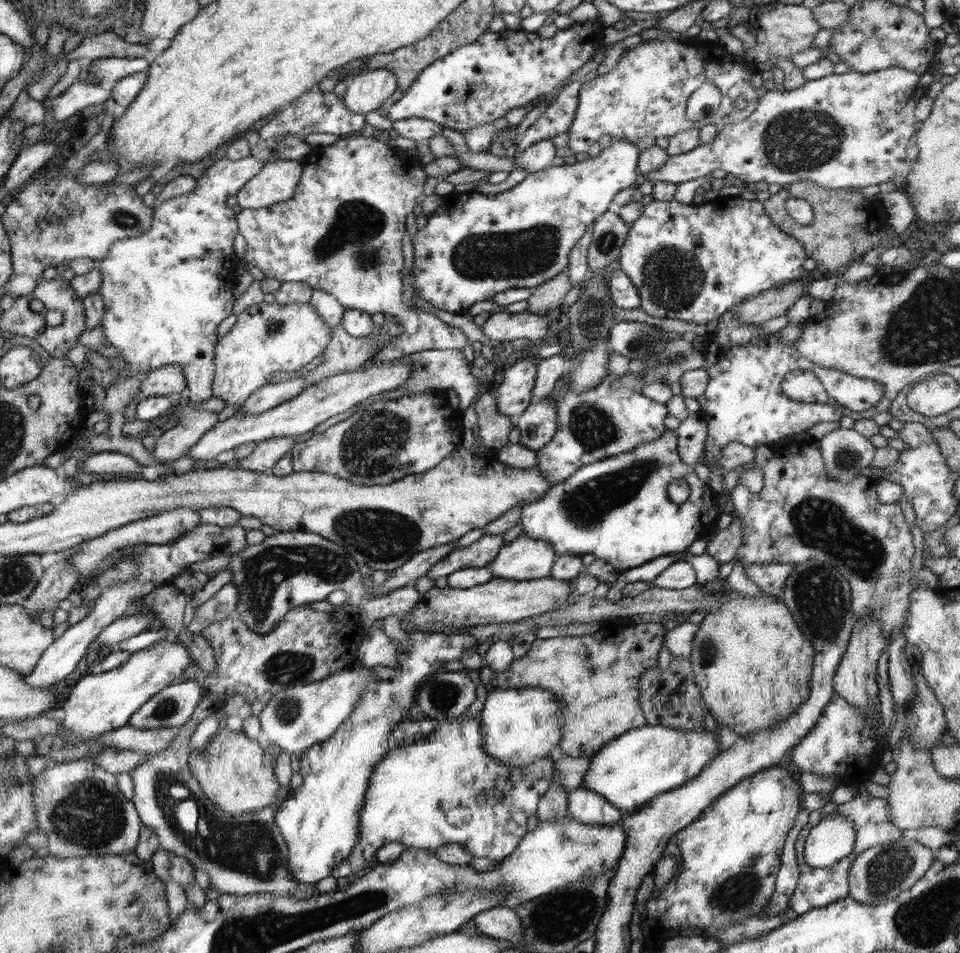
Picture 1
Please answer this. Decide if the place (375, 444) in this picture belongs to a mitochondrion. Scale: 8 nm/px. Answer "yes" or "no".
yes

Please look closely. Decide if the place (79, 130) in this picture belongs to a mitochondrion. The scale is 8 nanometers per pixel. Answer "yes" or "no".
no

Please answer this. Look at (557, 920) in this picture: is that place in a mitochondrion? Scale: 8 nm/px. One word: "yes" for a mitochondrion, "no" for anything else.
yes

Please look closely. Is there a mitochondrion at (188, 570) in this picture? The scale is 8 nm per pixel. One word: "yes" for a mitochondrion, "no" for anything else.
no

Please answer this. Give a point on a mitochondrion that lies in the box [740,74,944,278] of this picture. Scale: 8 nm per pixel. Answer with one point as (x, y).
(799, 141)

